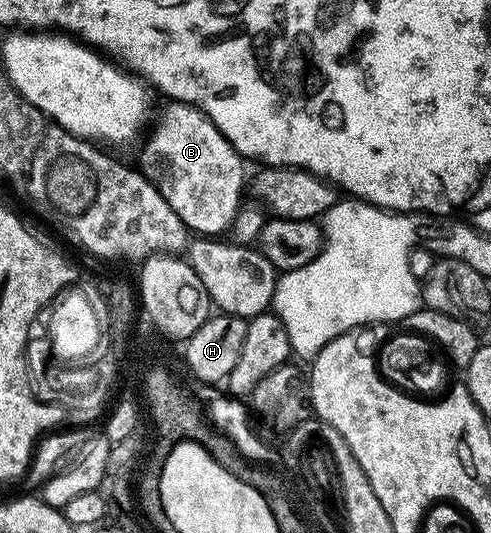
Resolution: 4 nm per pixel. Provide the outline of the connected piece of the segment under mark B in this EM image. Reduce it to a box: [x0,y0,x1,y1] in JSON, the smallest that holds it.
[138,102,246,236]

